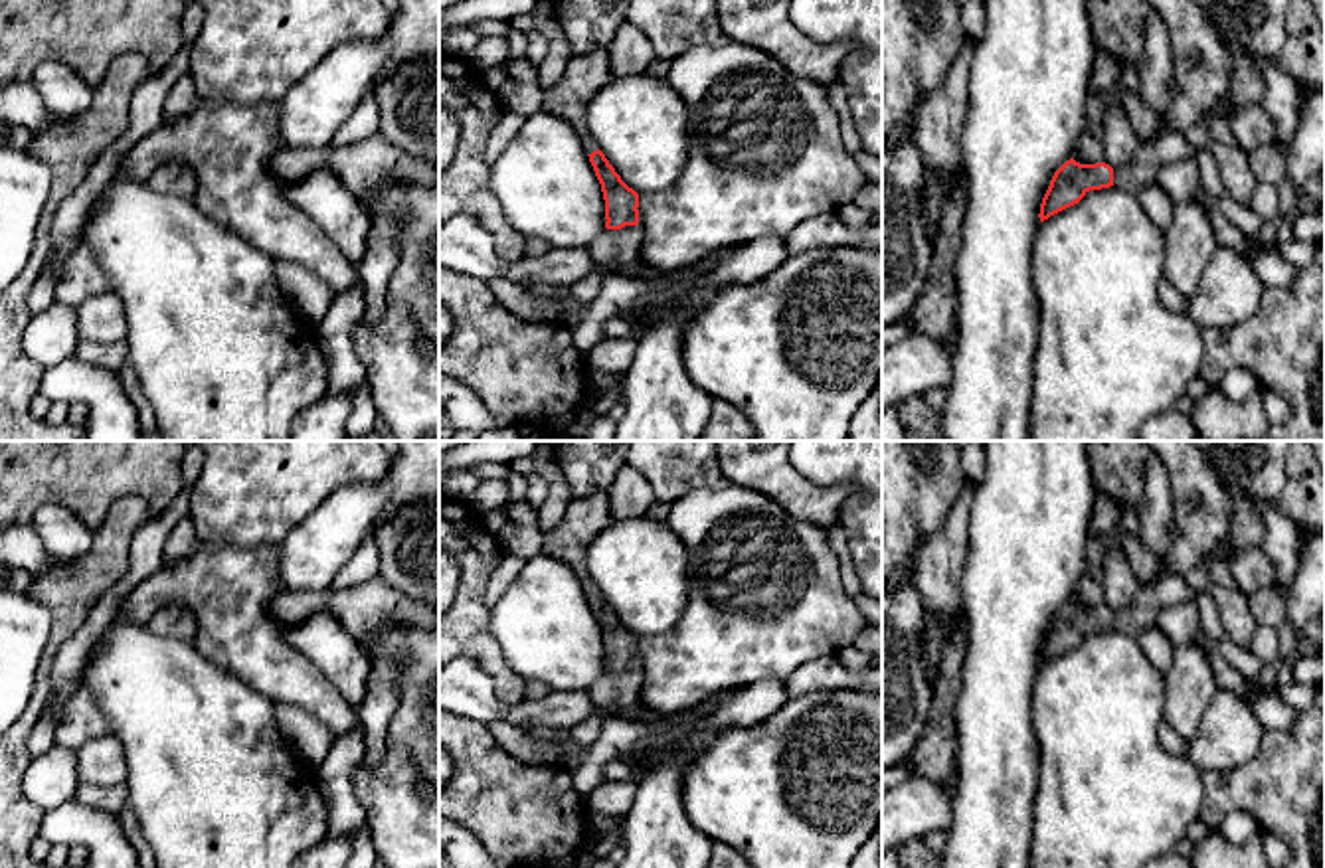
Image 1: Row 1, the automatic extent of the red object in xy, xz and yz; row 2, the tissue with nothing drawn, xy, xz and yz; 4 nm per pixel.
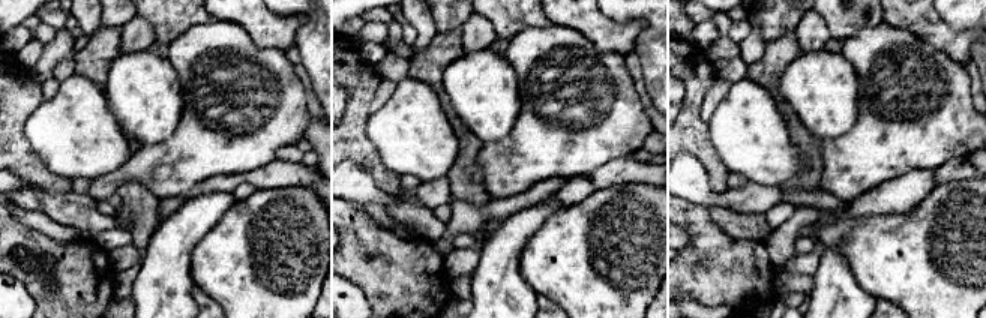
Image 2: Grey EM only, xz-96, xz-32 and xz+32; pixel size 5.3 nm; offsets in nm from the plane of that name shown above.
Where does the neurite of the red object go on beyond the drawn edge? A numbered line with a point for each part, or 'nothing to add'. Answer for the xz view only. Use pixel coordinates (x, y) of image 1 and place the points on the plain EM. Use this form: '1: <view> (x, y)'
1: xz (588, 517)
2: xz (618, 693)

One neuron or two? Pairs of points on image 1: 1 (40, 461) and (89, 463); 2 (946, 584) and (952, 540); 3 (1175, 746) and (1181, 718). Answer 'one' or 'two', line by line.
1: one
2: one
3: two

